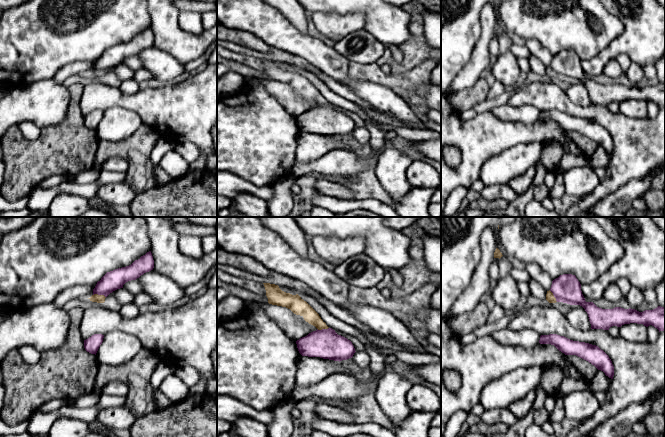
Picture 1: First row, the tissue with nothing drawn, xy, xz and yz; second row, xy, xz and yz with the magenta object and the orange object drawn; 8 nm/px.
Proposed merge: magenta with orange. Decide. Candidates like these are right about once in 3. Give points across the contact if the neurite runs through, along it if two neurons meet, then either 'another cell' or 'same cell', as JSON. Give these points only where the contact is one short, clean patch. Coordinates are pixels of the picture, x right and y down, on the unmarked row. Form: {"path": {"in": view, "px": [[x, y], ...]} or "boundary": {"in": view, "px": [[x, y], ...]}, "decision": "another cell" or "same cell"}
{"boundary": {"in": "xy", "px": [[93, 70], [102, 70], [105, 73]]}, "decision": "another cell"}

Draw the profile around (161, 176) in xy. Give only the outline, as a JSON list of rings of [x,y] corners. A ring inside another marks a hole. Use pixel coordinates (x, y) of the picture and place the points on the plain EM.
[[[154,165],[153,173],[157,181],[157,186],[167,184],[173,180],[159,165]]]

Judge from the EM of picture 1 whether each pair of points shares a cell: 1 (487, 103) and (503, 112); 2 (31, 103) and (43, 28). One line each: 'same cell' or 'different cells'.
1: different cells
2: different cells

